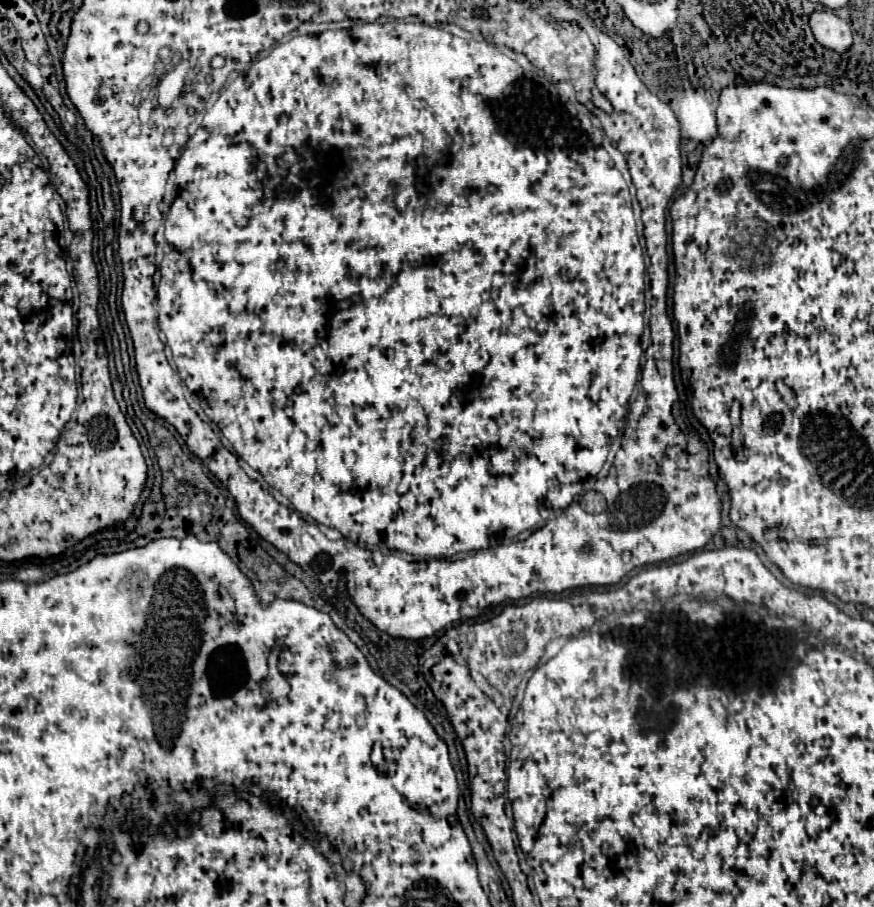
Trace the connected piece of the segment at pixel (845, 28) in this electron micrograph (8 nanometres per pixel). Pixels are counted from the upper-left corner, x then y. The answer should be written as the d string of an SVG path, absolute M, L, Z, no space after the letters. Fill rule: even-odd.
M814 11L810 15L810 29L816 41L828 49L844 53L852 45L852 29L834 11Z

